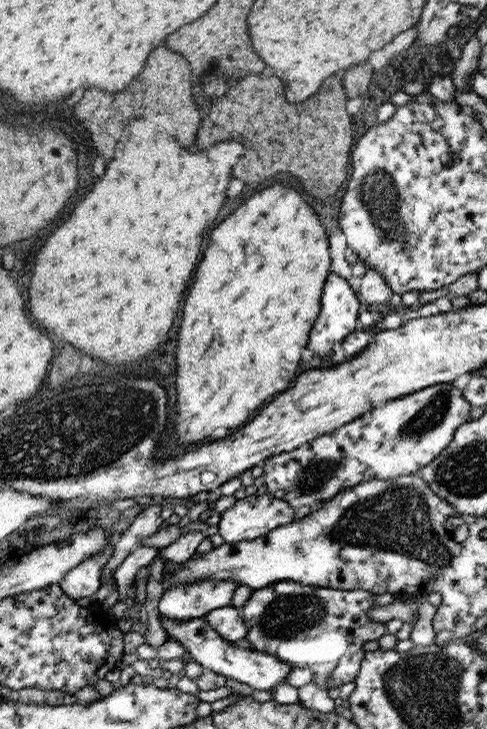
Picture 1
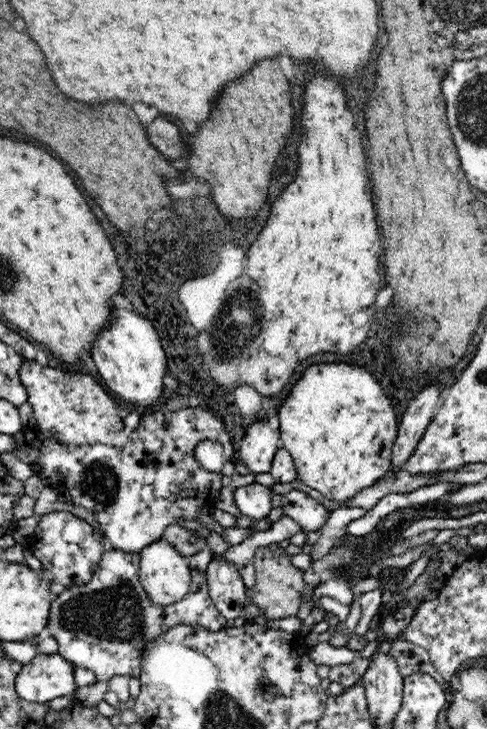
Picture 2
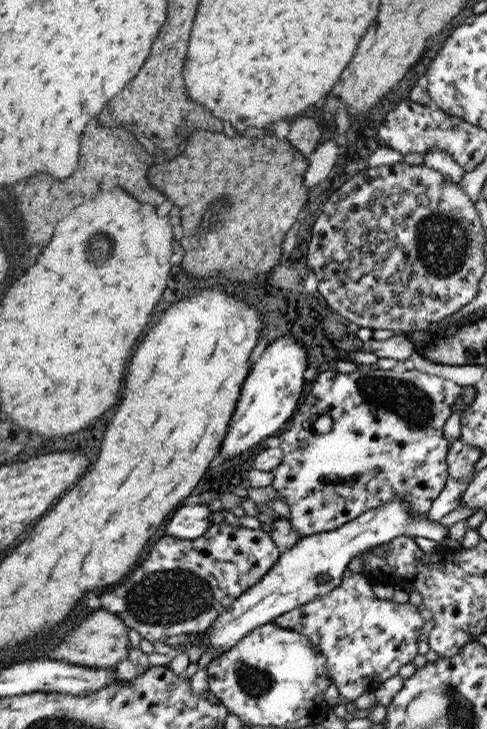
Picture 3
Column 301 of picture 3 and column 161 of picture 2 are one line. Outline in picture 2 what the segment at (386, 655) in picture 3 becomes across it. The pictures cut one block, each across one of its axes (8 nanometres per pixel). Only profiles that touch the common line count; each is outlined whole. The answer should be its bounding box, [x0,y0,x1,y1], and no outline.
[49,548,226,682]

